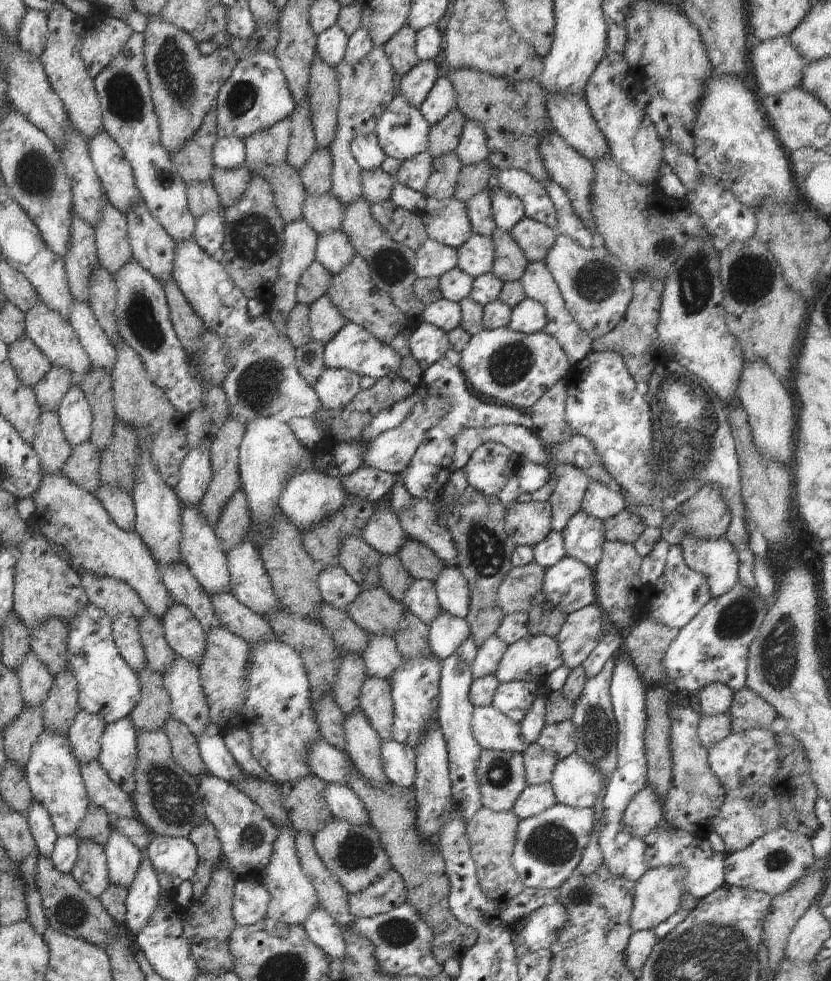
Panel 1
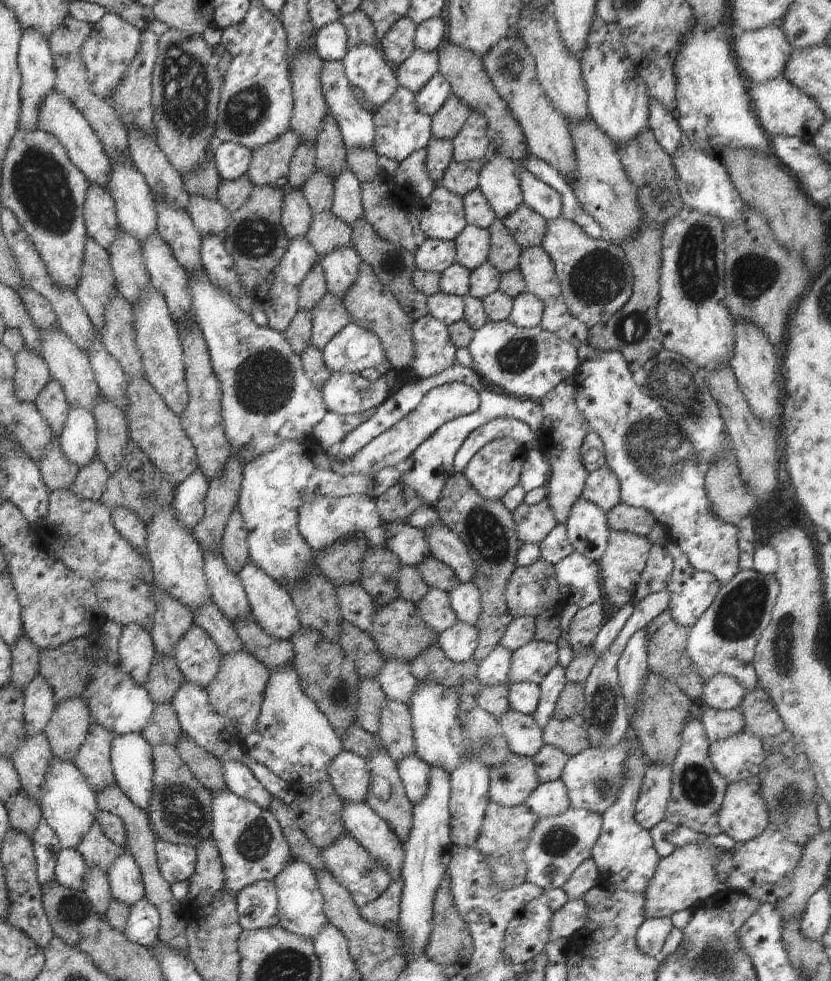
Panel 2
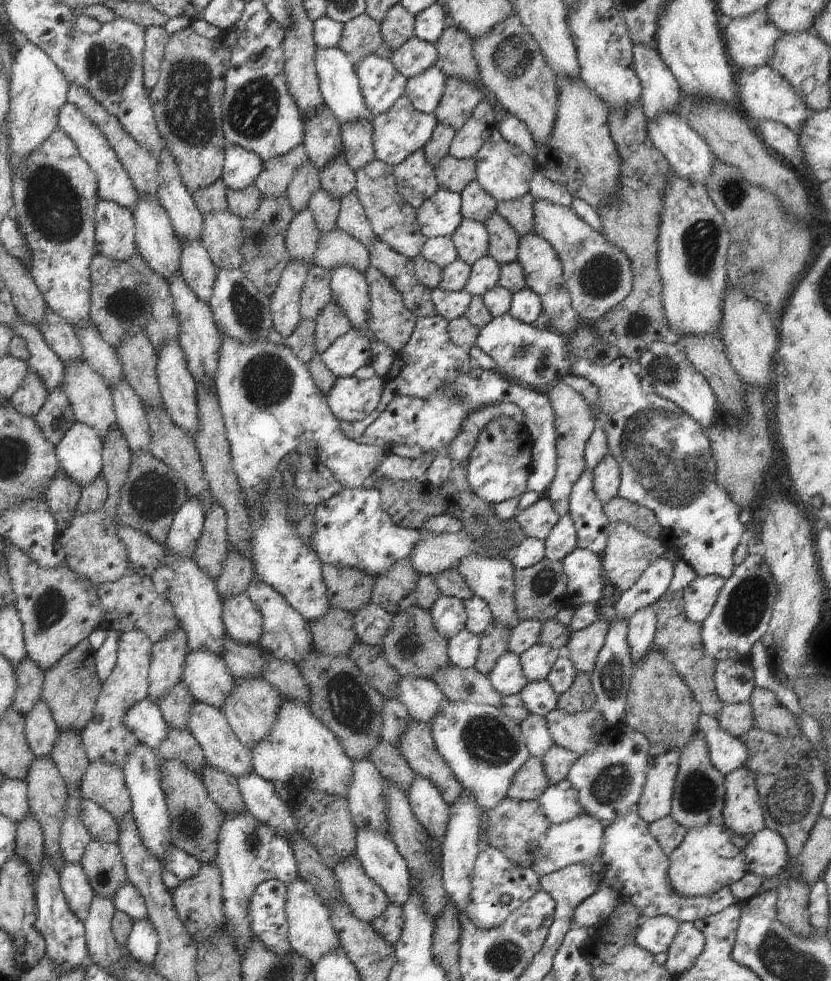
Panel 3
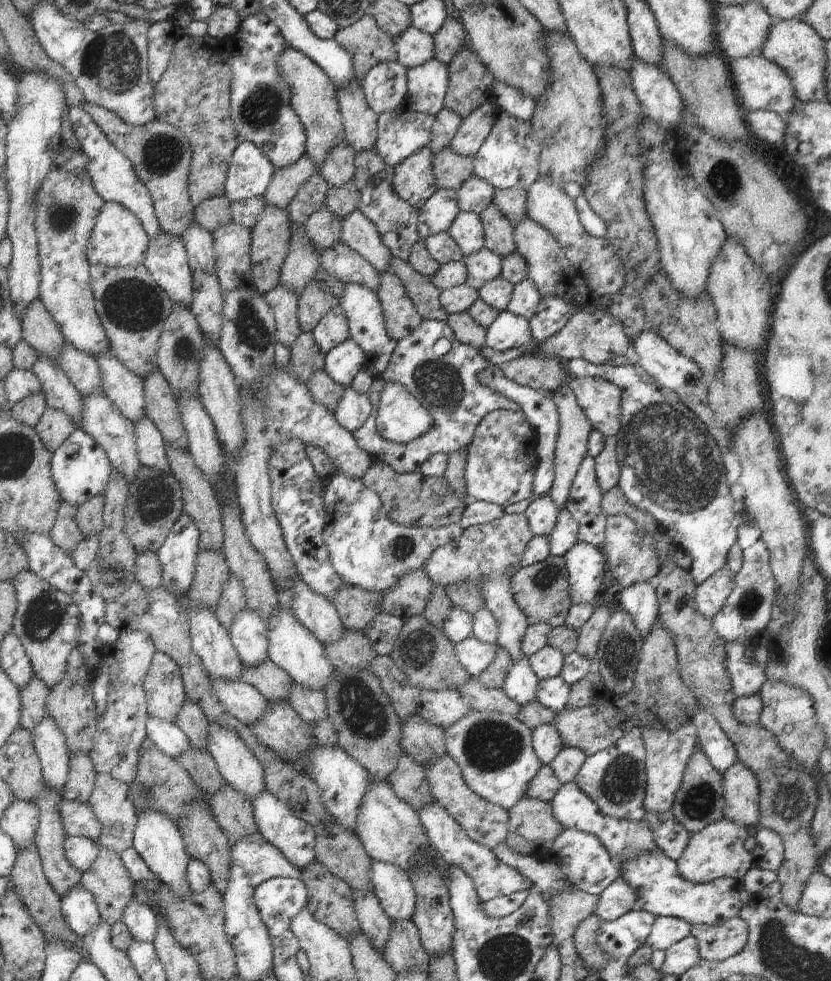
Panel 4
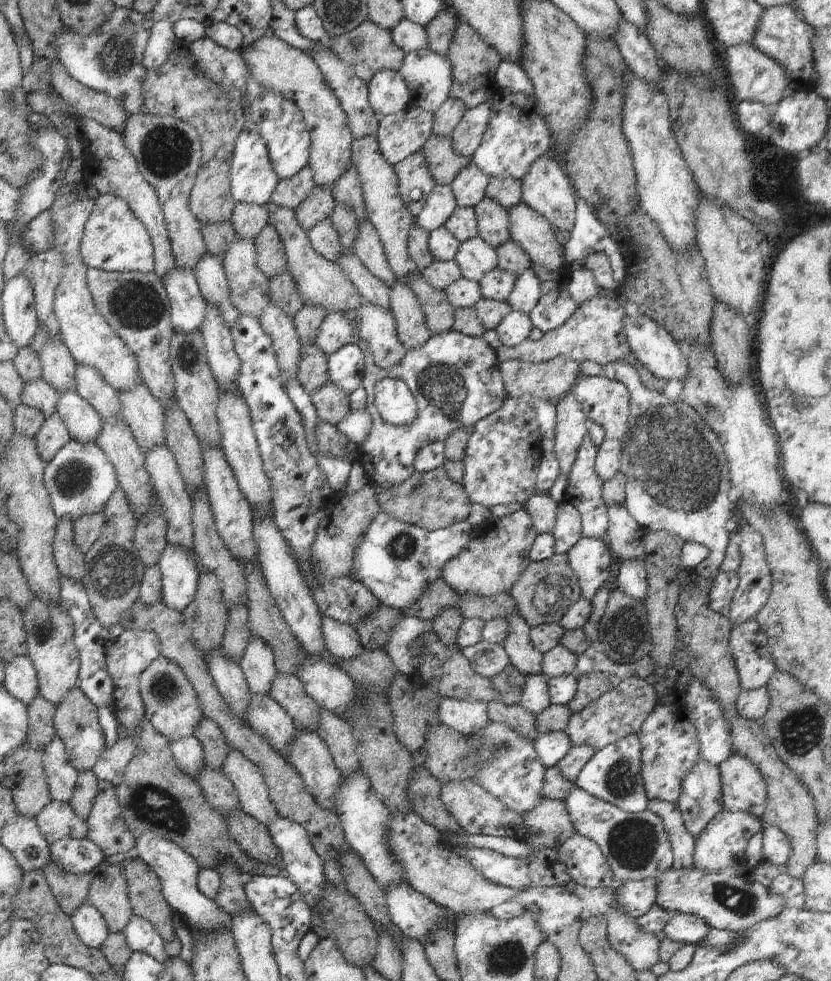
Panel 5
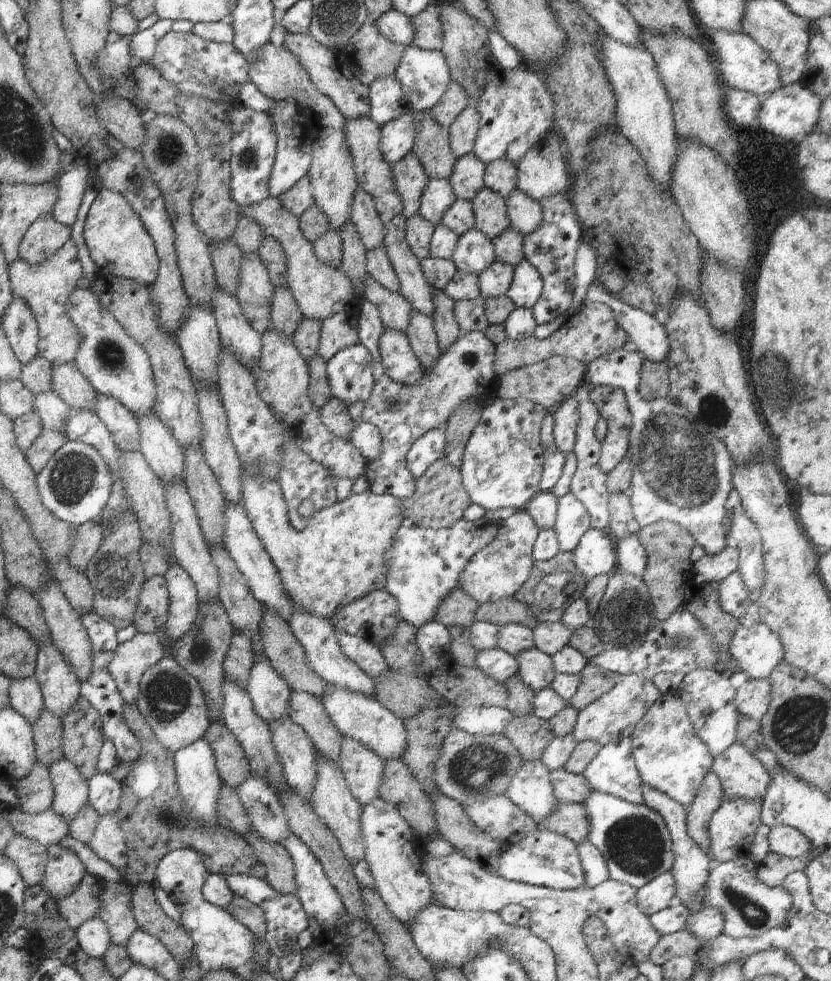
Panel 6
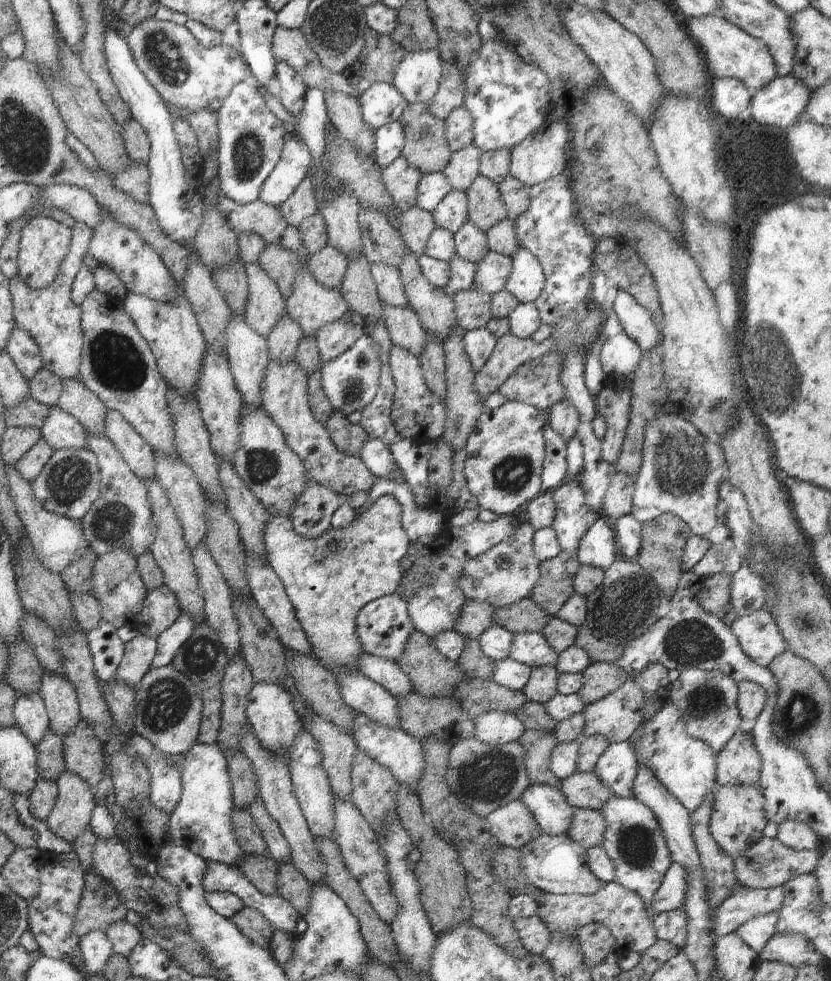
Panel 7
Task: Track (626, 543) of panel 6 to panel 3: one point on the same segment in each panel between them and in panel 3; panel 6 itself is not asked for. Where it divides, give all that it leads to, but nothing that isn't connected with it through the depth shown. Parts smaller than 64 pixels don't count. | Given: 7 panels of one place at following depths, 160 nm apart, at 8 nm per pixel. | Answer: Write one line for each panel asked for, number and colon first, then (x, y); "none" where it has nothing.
3: (641, 626)
4: (639, 599)
5: (632, 578)

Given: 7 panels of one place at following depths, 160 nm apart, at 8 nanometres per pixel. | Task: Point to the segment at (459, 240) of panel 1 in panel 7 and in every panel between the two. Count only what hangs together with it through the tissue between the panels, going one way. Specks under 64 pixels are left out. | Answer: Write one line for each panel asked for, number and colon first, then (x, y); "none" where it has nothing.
2: (442, 216)
3: (440, 215)
4: (436, 215)
5: (441, 203)
6: (438, 196)
7: (432, 188)

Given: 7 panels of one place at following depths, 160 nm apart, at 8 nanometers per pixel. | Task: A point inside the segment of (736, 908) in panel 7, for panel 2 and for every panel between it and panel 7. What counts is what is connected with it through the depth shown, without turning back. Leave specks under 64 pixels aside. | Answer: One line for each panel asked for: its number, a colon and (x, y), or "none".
2: (652, 933)
3: (655, 934)
4: (666, 931)
5: (684, 928)
6: (708, 923)

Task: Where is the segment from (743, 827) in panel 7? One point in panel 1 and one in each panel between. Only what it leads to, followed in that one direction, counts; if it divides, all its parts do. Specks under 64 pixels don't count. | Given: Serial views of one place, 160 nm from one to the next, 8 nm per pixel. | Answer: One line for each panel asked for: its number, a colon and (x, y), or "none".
1: (658, 892)
2: (692, 873)
3: (707, 860)
4: (716, 851)
5: (722, 843)
6: (732, 829)

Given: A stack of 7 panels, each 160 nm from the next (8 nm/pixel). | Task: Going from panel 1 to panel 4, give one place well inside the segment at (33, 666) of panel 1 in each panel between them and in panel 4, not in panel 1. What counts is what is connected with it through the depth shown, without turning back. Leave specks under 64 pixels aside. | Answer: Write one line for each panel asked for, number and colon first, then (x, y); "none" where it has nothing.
2: (39, 704)
3: (41, 731)
4: (49, 741)

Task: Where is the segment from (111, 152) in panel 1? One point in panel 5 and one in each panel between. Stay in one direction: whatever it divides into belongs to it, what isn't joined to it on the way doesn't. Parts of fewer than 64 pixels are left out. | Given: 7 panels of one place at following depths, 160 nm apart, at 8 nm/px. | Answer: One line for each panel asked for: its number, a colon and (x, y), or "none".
2: (135, 206)
3: (157, 244)
4: (166, 259)
5: (187, 306)

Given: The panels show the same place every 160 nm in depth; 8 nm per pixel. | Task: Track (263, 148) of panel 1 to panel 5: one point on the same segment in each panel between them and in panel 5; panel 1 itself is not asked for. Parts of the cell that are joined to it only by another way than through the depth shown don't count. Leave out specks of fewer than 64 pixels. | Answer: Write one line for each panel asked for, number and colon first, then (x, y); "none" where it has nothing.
2: (270, 164)
3: (276, 174)
4: (286, 182)
5: (289, 193)

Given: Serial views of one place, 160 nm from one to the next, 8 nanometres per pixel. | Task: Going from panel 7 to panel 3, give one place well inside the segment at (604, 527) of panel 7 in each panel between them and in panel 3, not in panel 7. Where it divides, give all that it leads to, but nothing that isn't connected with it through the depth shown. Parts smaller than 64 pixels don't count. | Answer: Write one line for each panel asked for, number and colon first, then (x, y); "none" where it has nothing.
3: (585, 580)
4: (586, 564)
5: (590, 558)
6: (595, 555)

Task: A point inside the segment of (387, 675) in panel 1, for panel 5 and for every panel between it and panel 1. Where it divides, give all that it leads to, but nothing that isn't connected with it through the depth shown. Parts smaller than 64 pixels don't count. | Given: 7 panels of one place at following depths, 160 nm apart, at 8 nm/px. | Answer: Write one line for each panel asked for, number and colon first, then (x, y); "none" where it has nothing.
2: (396, 679)
3: (422, 698)
4: (444, 708)
5: (467, 717)

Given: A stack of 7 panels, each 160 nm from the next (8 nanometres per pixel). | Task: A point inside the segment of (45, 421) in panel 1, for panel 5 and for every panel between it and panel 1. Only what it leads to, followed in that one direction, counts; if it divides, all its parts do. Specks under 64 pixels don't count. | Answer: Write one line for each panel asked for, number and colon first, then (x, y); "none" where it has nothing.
2: (57, 472)
3: (62, 496)
4: (65, 534)
5: (69, 561)

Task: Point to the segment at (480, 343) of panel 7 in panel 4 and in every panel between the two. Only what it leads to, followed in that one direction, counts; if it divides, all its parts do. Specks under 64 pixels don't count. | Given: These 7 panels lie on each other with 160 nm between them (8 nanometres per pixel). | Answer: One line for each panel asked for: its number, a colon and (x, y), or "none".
4: (441, 372)
5: (455, 378)
6: (465, 373)

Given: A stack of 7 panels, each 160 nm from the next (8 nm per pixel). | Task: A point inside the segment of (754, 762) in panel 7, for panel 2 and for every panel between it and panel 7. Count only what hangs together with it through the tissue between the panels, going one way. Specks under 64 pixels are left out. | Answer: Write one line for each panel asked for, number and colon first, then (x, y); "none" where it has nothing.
2: (743, 815)
3: (742, 813)
4: (741, 787)
5: (744, 789)
6: (741, 775)

